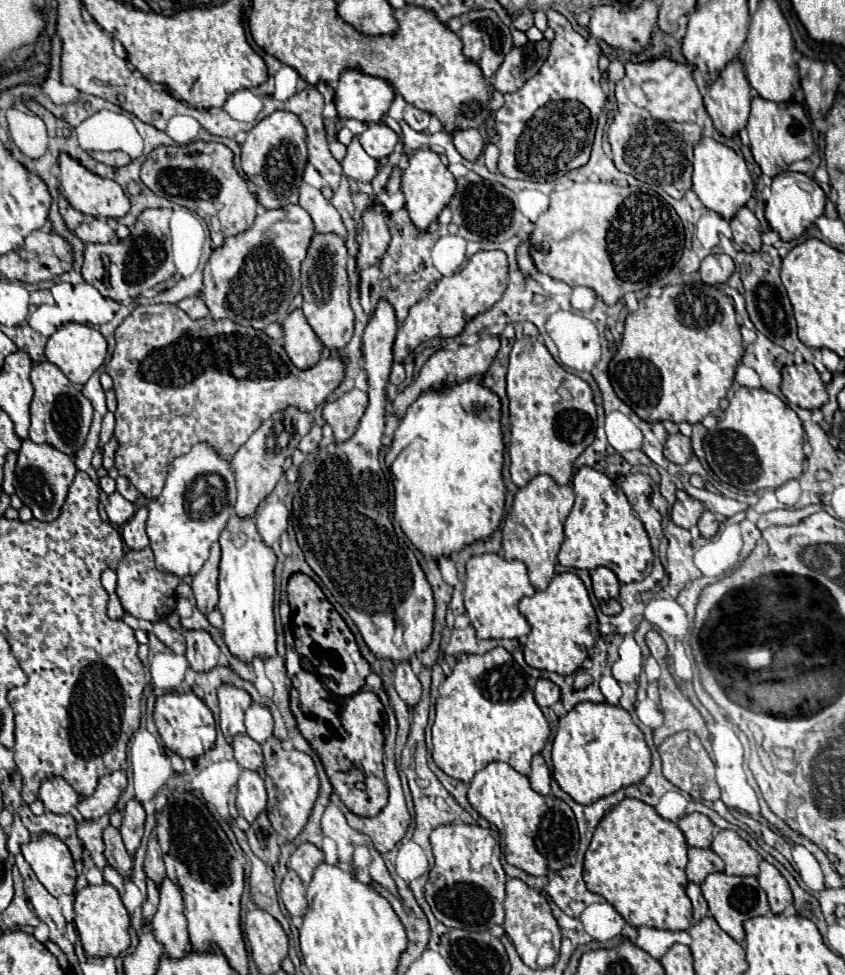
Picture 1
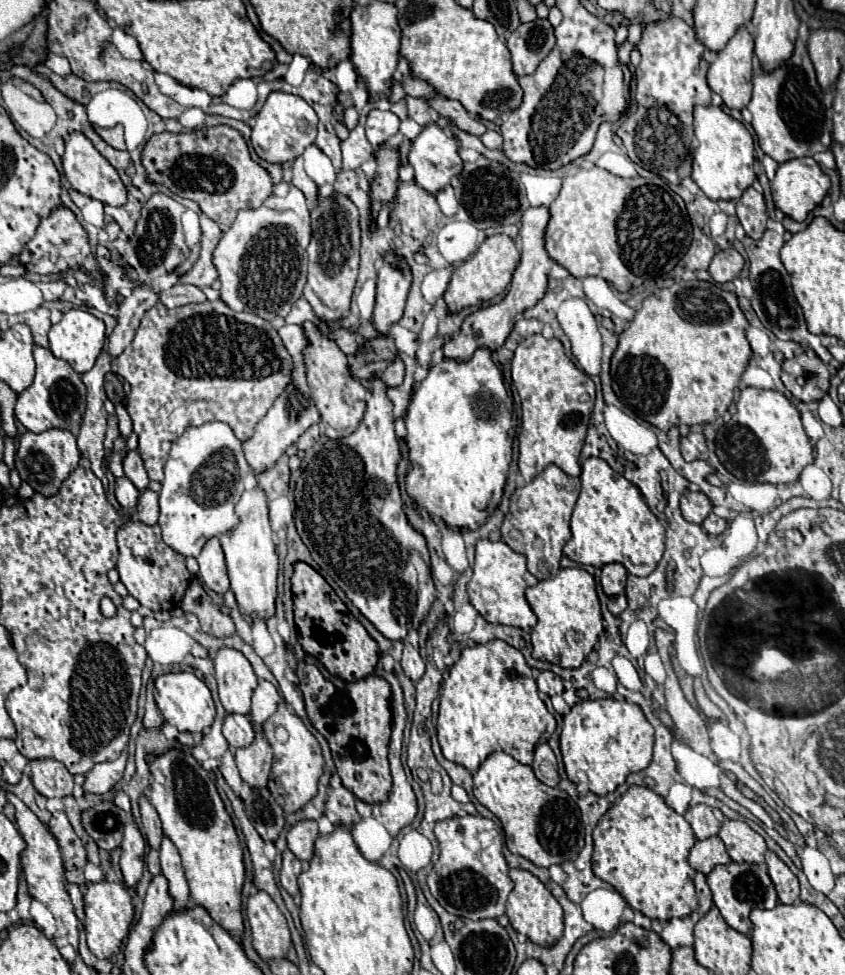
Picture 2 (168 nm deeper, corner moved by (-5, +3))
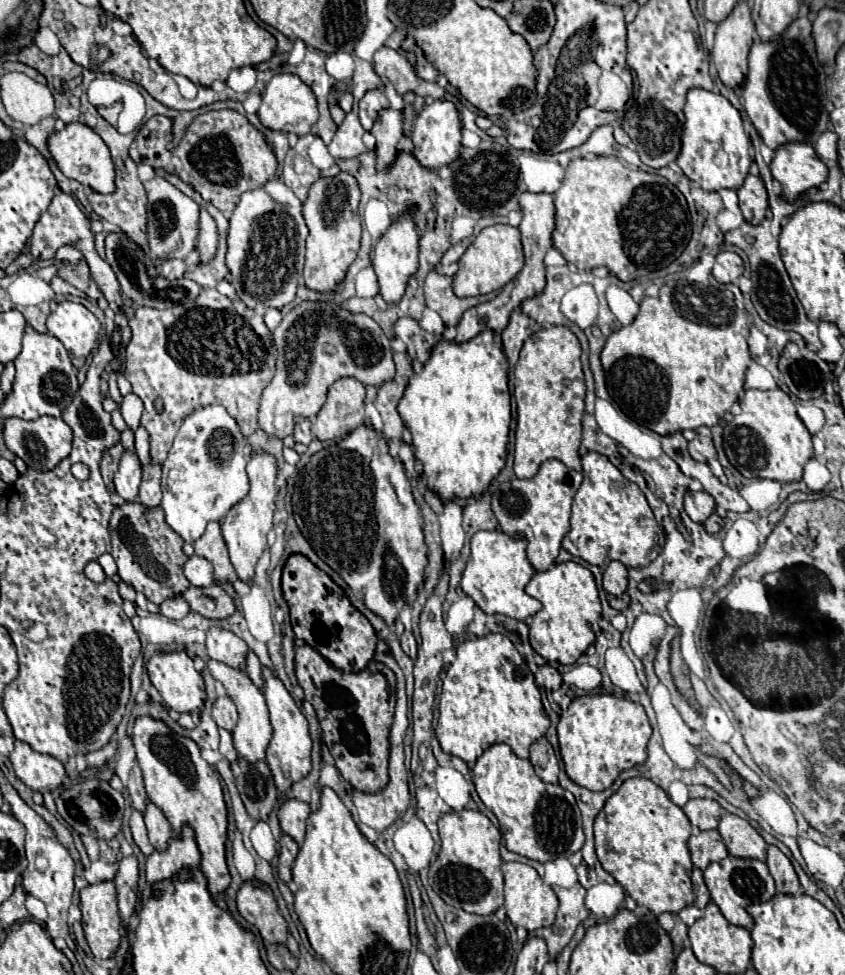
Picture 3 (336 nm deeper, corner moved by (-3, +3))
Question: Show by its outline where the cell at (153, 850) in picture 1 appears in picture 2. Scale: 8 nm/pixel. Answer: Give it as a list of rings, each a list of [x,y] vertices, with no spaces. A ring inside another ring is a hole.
[[[146,796],[138,798],[140,804],[140,816],[142,816],[142,828],[146,834],[146,840],[152,848],[160,848],[160,840],[162,840],[162,826],[160,826],[160,818],[154,810],[154,806],[148,802]]]

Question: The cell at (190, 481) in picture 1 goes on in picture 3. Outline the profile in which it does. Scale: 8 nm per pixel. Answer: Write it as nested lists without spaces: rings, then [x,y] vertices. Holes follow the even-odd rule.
[[[206,406],[192,412],[180,426],[168,458],[162,464],[162,510],[168,526],[188,544],[194,544],[206,530],[208,522],[220,522],[248,494],[246,456],[242,452],[246,440],[224,406]]]

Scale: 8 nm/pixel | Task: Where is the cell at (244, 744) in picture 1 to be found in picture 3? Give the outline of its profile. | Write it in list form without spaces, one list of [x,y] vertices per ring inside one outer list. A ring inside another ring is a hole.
[[[222,696],[222,698],[218,698],[218,700],[214,702],[212,718],[214,718],[214,722],[216,722],[220,728],[224,728],[224,730],[228,730],[228,732],[234,730],[236,722],[238,722],[238,712],[236,712],[236,706],[232,704],[232,700],[230,700],[228,696]]]

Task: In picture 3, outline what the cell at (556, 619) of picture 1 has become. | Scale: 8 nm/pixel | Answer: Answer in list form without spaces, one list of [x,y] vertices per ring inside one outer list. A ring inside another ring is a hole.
[[[576,562],[552,564],[546,572],[536,572],[526,586],[526,594],[542,604],[542,610],[530,624],[530,646],[546,660],[574,664],[596,640],[596,622],[600,620],[600,598],[594,576]]]

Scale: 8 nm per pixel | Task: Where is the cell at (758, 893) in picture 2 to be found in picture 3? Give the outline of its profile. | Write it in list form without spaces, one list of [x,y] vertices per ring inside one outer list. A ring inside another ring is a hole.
[[[728,856],[720,862],[712,862],[704,870],[704,882],[710,890],[710,896],[712,896],[714,904],[720,908],[724,918],[730,924],[742,926],[746,930],[752,928],[752,916],[746,912],[746,908],[750,904],[756,904],[756,902],[768,902],[776,894],[774,892],[774,880],[768,872],[768,866],[760,860],[750,860],[750,858]]]

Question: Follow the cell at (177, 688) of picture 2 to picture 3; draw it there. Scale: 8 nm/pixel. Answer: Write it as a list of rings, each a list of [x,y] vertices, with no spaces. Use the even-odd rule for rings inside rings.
[[[162,652],[154,654],[148,662],[148,676],[154,684],[154,688],[162,696],[162,704],[168,710],[174,710],[178,714],[200,714],[204,700],[206,700],[206,690],[204,690],[204,680],[200,672],[196,672],[192,658],[188,658],[186,652]]]

